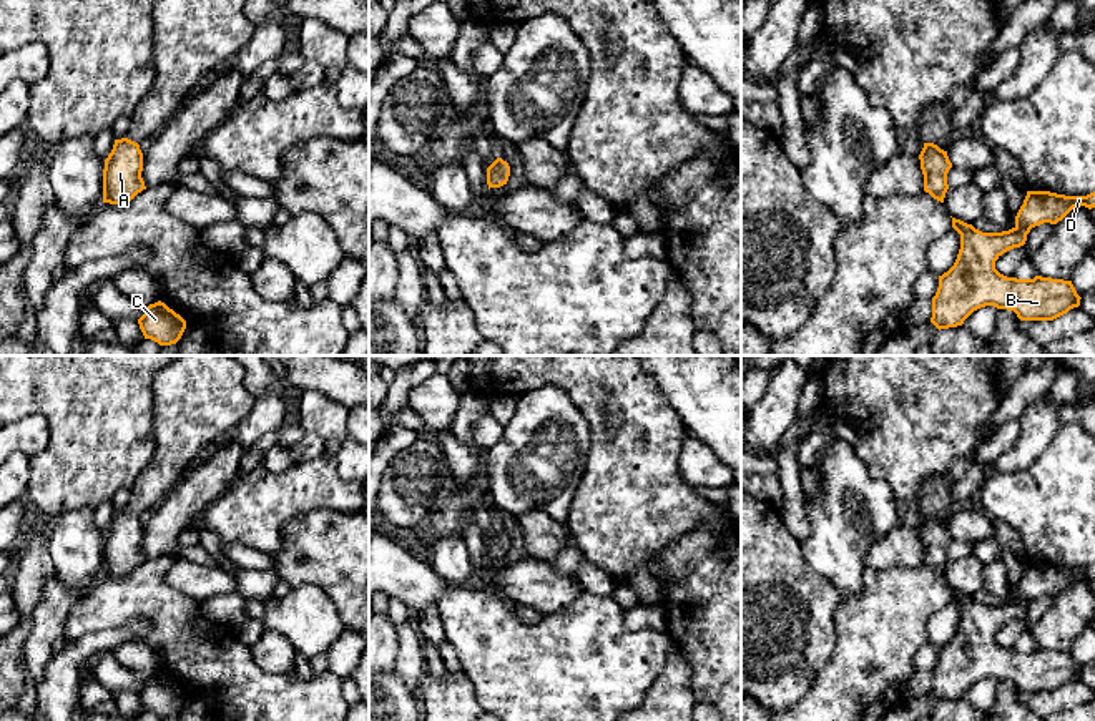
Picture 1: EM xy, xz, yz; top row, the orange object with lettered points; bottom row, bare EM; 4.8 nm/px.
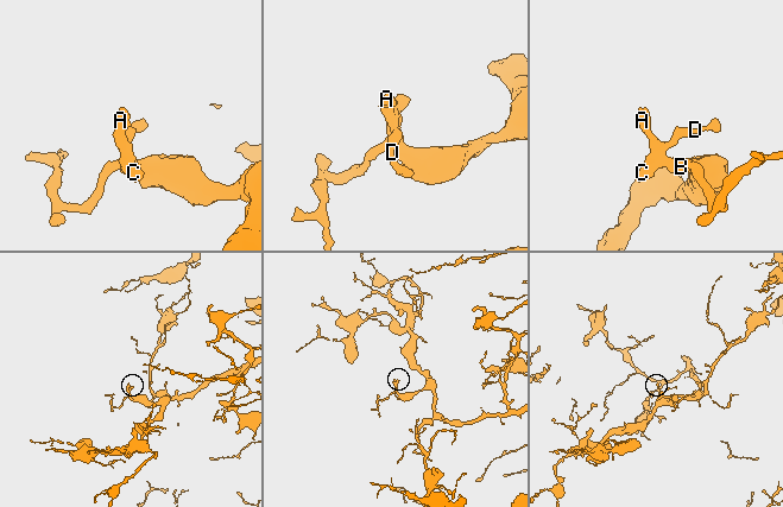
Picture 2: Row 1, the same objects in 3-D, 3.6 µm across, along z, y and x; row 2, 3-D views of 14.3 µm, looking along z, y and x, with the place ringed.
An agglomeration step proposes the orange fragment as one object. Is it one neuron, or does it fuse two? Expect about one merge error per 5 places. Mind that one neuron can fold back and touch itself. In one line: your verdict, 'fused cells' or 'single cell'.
single cell

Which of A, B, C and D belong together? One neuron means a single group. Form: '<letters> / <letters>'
A B C D

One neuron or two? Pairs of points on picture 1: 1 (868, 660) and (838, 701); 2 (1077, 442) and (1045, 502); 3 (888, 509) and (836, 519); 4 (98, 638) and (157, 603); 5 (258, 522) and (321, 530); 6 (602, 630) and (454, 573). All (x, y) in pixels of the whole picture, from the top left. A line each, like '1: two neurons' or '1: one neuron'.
1: one neuron
2: one neuron
3: one neuron
4: two neurons
5: two neurons
6: two neurons

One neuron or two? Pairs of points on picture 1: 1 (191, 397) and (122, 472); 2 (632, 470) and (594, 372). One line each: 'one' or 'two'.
1: two
2: one

